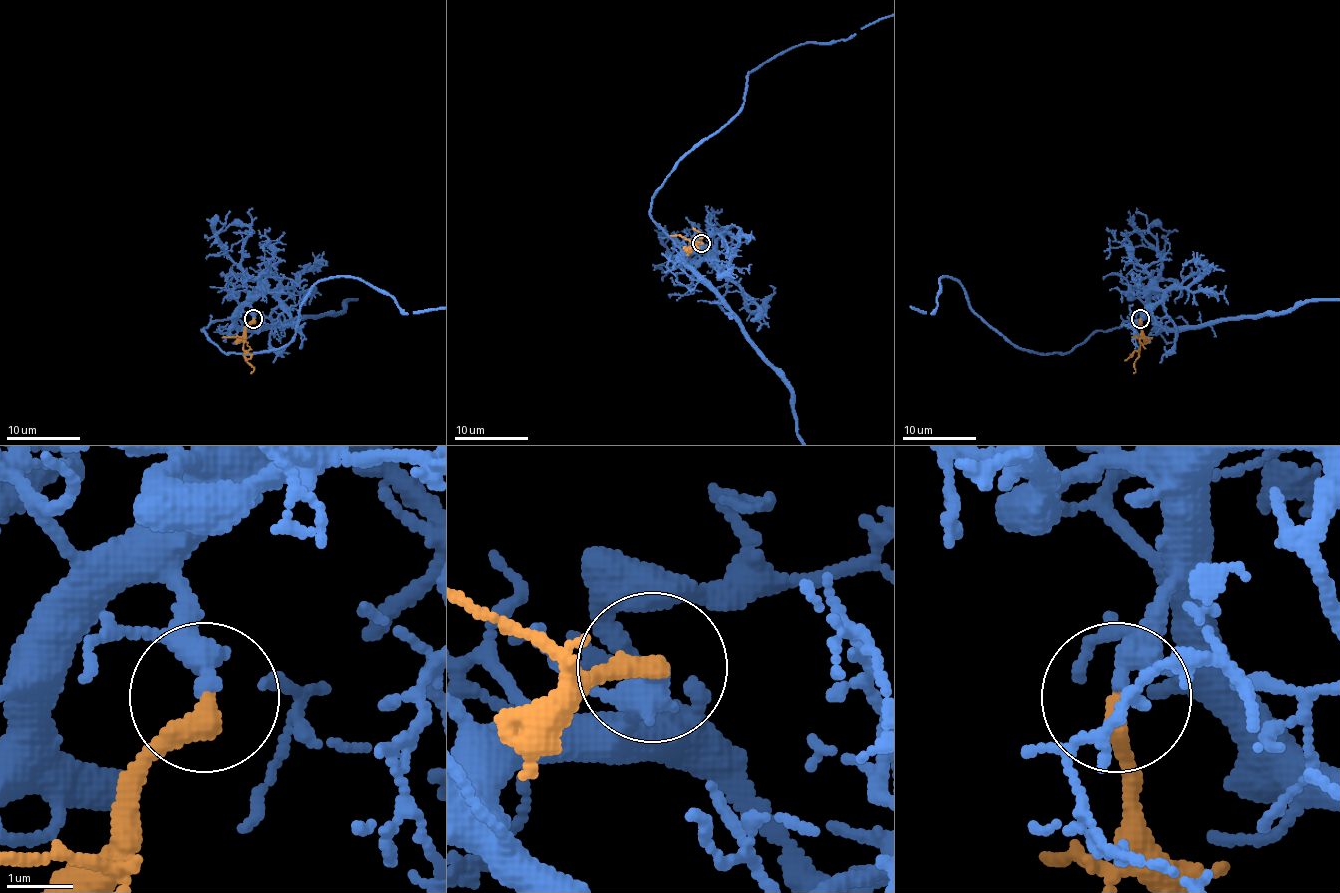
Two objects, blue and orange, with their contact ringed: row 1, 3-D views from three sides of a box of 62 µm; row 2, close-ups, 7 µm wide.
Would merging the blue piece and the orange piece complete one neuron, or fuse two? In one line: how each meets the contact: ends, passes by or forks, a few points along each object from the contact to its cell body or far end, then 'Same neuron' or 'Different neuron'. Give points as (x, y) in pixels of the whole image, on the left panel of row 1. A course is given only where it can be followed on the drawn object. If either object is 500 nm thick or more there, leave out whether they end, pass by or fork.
At the ring blue ends. At the ring orange ends. Course of blue: (253, 318), (201, 329), (262, 353), (323, 279), (423, 313). Course of orange: (253, 318), (245, 329), (244, 357), (253, 368), (251, 374). Same neuron

